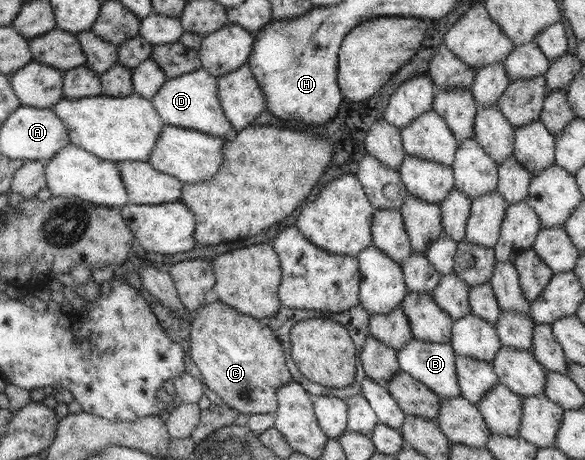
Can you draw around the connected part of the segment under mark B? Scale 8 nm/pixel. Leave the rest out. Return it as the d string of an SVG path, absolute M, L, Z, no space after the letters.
M412 339L397 351L399 369L422 382L442 398L460 397L456 352L451 343Z

